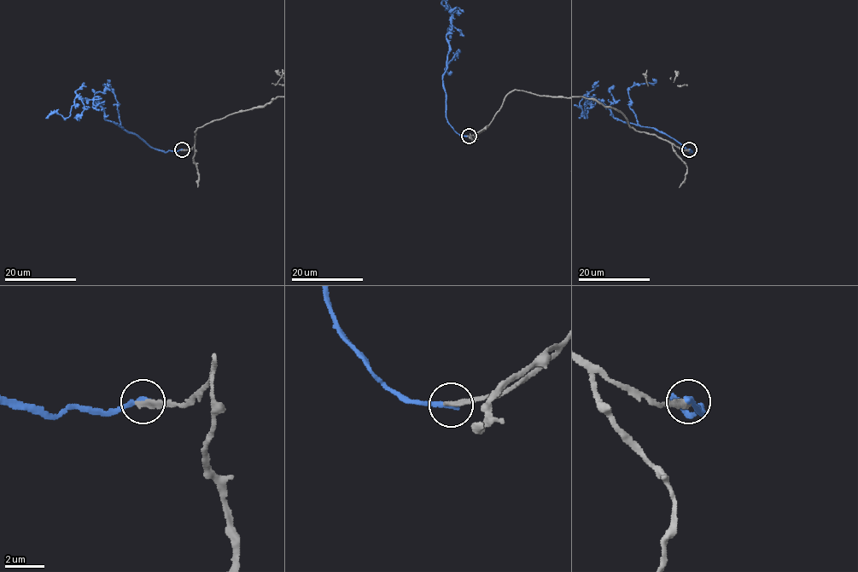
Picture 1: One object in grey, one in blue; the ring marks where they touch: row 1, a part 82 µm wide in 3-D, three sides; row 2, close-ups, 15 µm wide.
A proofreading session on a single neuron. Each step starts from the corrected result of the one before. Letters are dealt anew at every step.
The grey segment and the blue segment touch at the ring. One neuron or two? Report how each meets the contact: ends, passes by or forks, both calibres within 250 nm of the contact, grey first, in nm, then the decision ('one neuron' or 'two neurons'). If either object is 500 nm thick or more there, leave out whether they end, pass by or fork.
grey ends there; blue ends there; 280 nm thick on the grey side, 320 nm on the other; two neurons

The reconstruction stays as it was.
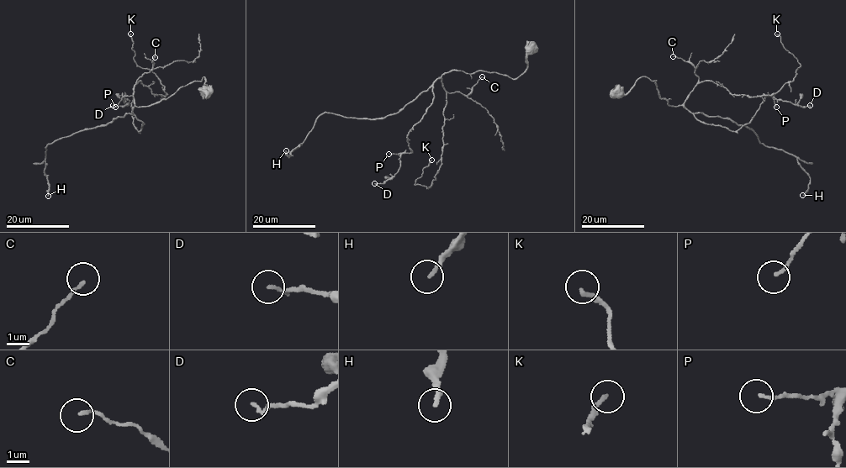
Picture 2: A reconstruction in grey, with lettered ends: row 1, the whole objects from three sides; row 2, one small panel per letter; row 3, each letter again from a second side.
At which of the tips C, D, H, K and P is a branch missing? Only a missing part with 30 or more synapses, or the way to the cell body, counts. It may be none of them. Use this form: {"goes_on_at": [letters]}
{"goes_on_at": ["H"]}

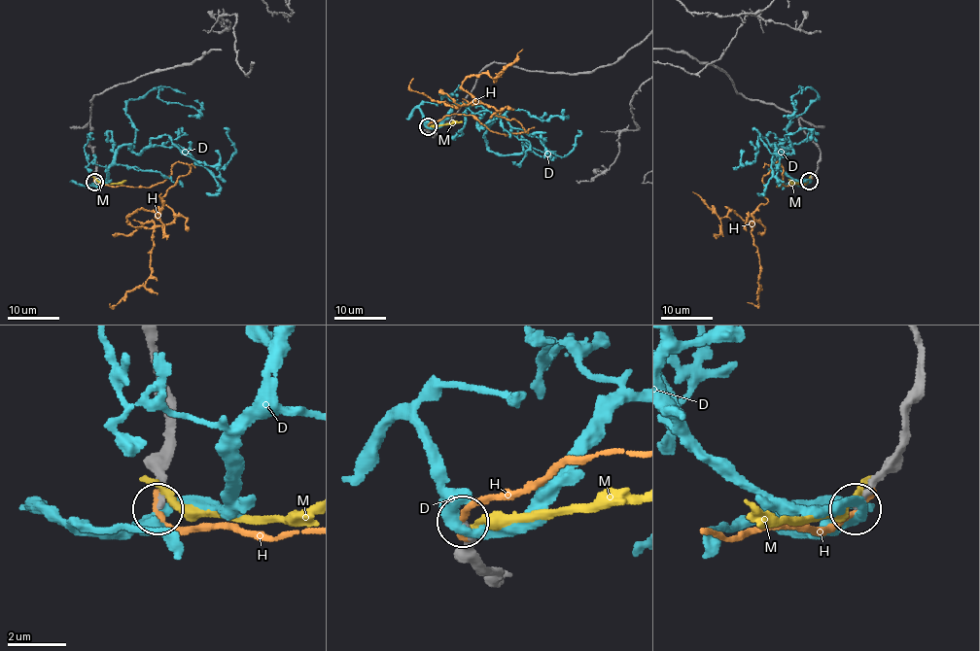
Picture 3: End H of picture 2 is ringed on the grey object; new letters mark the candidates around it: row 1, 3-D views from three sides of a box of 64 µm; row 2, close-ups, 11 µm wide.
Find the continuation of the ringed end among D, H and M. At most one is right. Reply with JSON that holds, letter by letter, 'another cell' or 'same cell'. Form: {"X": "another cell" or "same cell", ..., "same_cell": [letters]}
{"D": "another cell", "H": "another cell", "M": "another cell", "same_cell": []}

